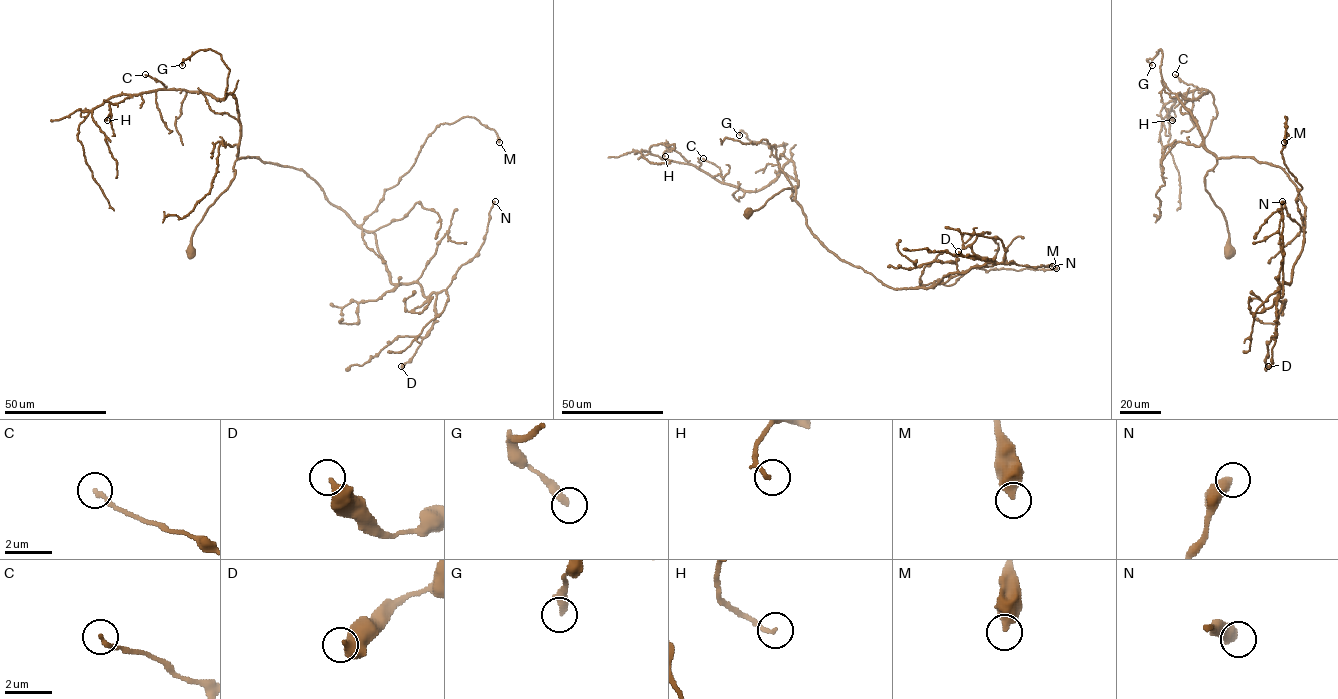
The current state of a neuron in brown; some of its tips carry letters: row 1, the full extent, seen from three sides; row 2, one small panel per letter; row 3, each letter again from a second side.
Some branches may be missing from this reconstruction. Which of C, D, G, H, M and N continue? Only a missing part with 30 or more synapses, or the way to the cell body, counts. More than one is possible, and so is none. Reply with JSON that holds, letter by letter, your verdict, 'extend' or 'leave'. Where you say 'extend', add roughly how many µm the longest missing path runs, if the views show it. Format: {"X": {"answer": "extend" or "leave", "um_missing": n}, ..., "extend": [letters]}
{"C": {"answer": "leave"}, "D": {"answer": "leave"}, "G": {"answer": "leave"}, "H": {"answer": "leave"}, "M": {"answer": "leave"}, "N": {"answer": "leave"}, "extend": []}

